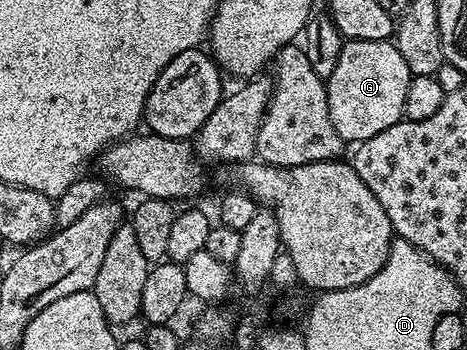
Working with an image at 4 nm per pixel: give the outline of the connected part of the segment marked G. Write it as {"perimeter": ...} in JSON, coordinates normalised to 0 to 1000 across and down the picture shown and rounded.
{"perimeter":[[[734,117],[728,171],[719,171],[711,217],[696,226],[702,331],[711,331],[711,366],[719,366],[734,409],[777,406],[863,346],[865,271],[880,220],[842,117]]]}

